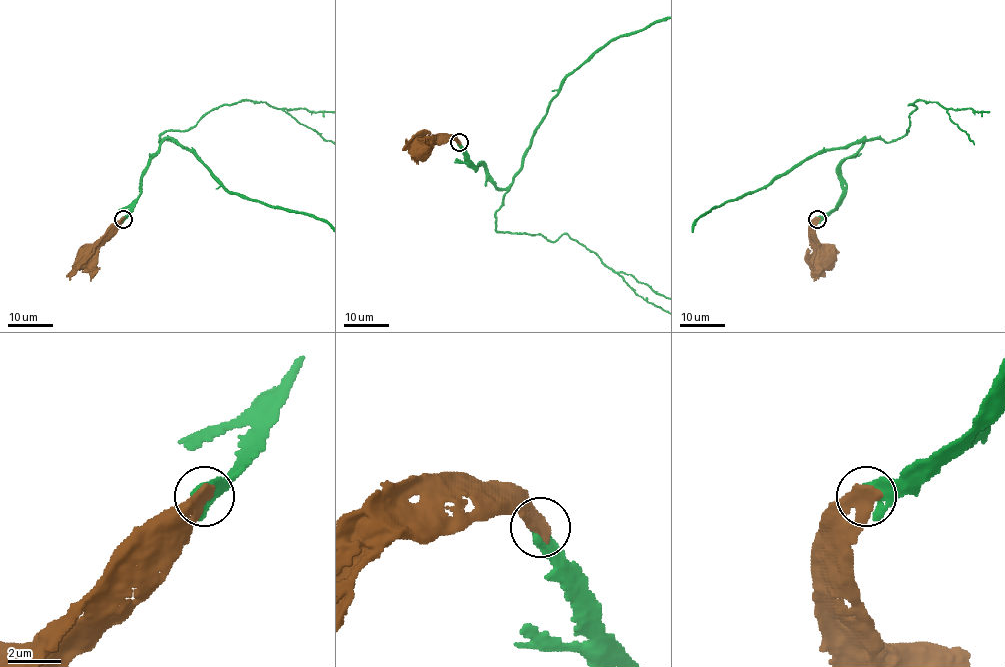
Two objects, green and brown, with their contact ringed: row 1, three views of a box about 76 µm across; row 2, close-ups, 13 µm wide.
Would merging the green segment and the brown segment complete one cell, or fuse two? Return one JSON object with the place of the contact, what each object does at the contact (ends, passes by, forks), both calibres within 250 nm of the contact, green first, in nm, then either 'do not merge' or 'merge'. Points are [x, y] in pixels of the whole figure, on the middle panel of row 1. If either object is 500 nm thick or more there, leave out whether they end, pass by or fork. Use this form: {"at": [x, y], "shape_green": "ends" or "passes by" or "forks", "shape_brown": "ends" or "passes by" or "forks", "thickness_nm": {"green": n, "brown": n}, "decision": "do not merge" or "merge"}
{"at": [459, 142], "thickness_nm": {"green": 550, "brown": 550}, "decision": "do not merge"}

